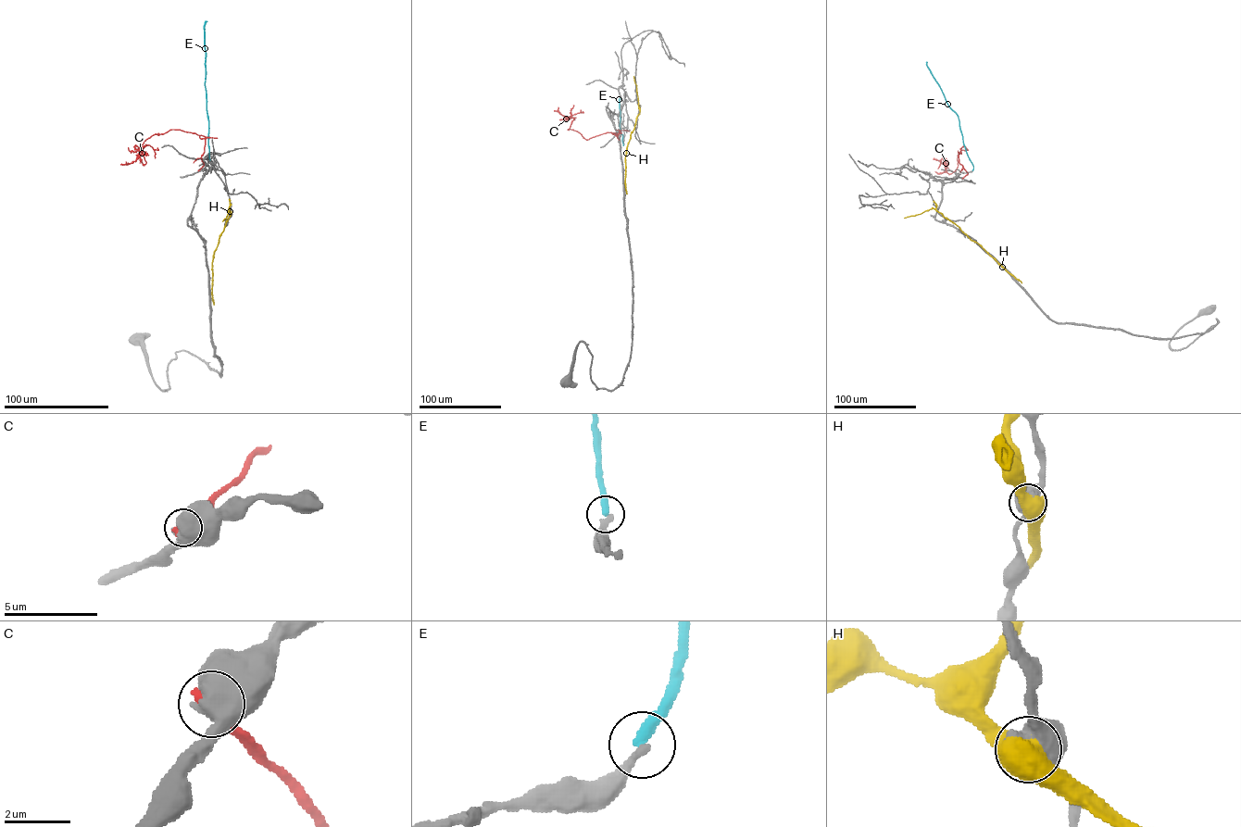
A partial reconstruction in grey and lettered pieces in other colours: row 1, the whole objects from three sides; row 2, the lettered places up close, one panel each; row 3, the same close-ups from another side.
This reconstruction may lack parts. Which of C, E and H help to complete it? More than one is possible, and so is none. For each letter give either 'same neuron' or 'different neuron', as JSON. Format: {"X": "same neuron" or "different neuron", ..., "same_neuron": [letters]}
{"C": "different neuron", "E": "different neuron", "H": "different neuron", "same_neuron": []}

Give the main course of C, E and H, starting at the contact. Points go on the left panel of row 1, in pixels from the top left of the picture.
C: (198, 170), (206, 137), (194, 133), (152, 135), (138, 150), (144, 165), (146, 144), (155, 157)
E: (209, 160), (205, 81), (206, 21)
H: (230, 211), (213, 255), (214, 305)

